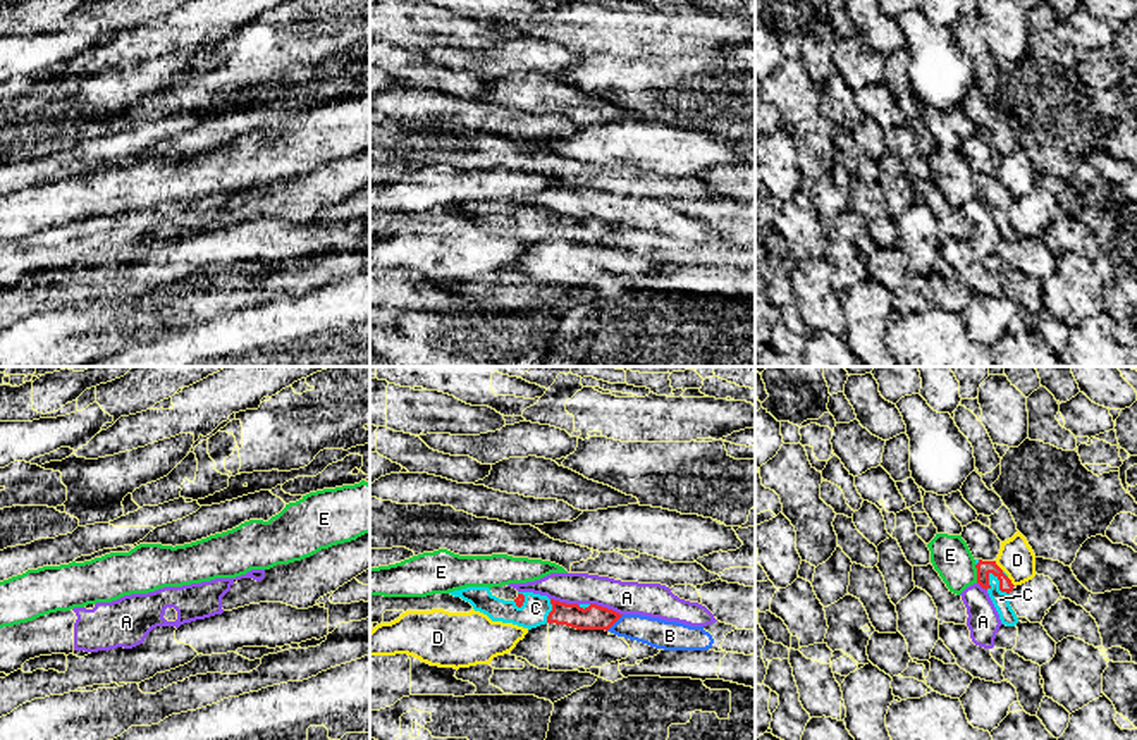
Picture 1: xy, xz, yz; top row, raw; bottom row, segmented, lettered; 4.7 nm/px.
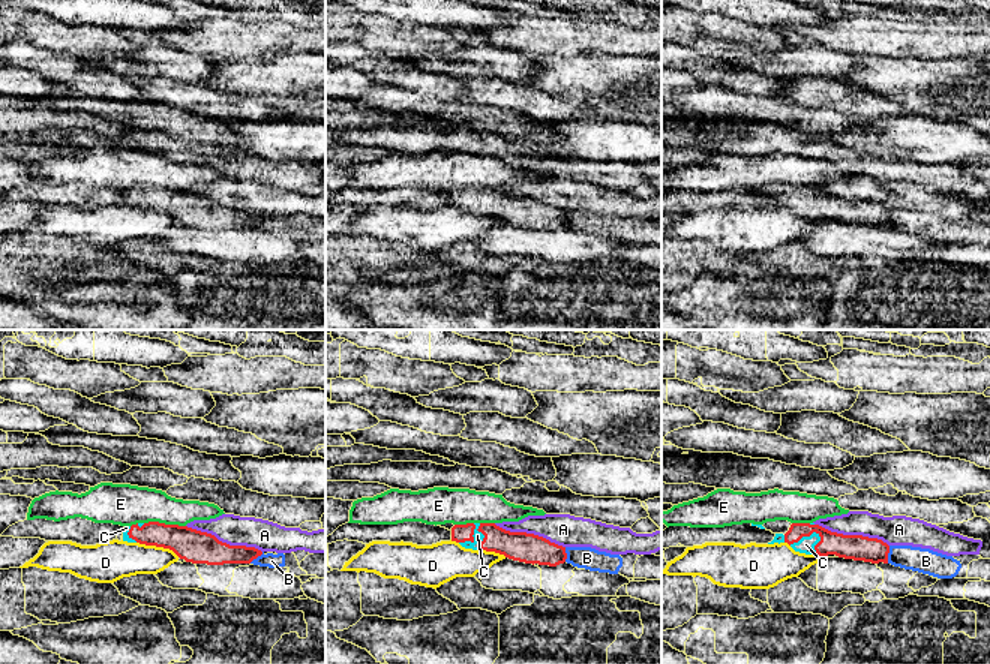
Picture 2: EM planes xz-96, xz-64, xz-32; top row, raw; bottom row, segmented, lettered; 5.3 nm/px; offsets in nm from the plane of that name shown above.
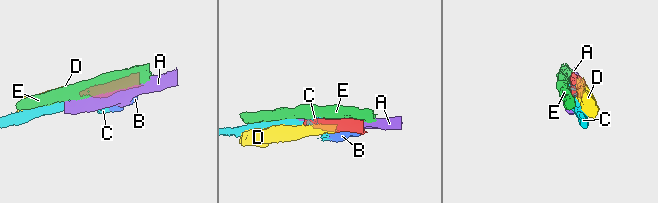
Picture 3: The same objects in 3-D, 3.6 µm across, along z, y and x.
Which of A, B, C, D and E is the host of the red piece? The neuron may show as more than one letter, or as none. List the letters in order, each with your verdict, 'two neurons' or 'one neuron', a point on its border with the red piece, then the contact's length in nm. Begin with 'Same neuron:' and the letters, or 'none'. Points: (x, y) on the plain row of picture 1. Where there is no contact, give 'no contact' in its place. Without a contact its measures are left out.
Same neuron: C
A: two neurons; contact xz (606, 222); length 160 nm
B: two neurons; contact xz (614, 236); length 120 nm
C: one neuron; contact yz (1000, 200); length 140 nm
D: two neurons; contact yz (998, 181); length 60 nm
E: two neurons; contact yz (977, 188); length 90 nm

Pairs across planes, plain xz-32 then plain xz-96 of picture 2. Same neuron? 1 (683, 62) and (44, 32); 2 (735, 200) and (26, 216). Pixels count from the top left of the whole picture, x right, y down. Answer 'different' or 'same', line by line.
1: different
2: different

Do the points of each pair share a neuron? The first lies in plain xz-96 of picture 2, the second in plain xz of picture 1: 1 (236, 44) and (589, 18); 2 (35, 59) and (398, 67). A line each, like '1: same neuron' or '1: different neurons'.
1: same neuron
2: same neuron

